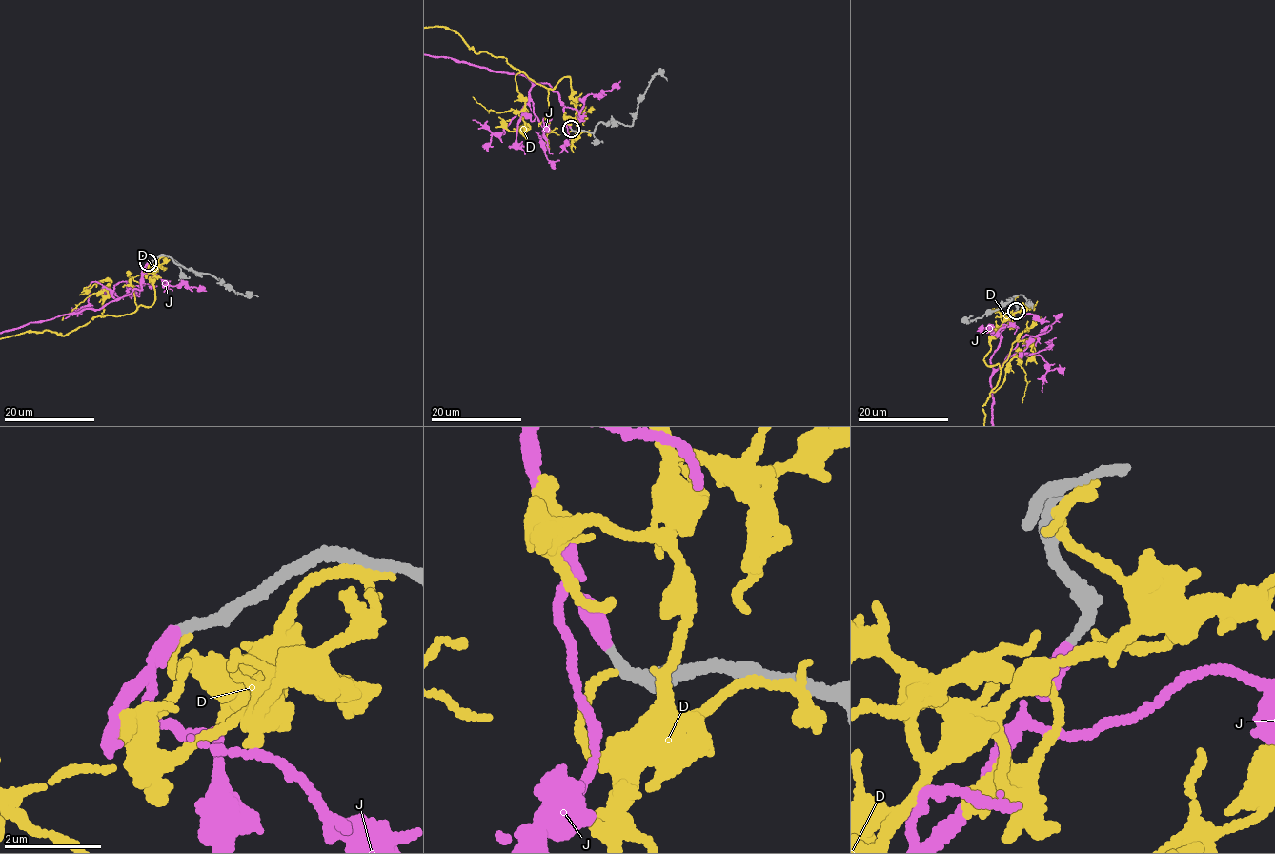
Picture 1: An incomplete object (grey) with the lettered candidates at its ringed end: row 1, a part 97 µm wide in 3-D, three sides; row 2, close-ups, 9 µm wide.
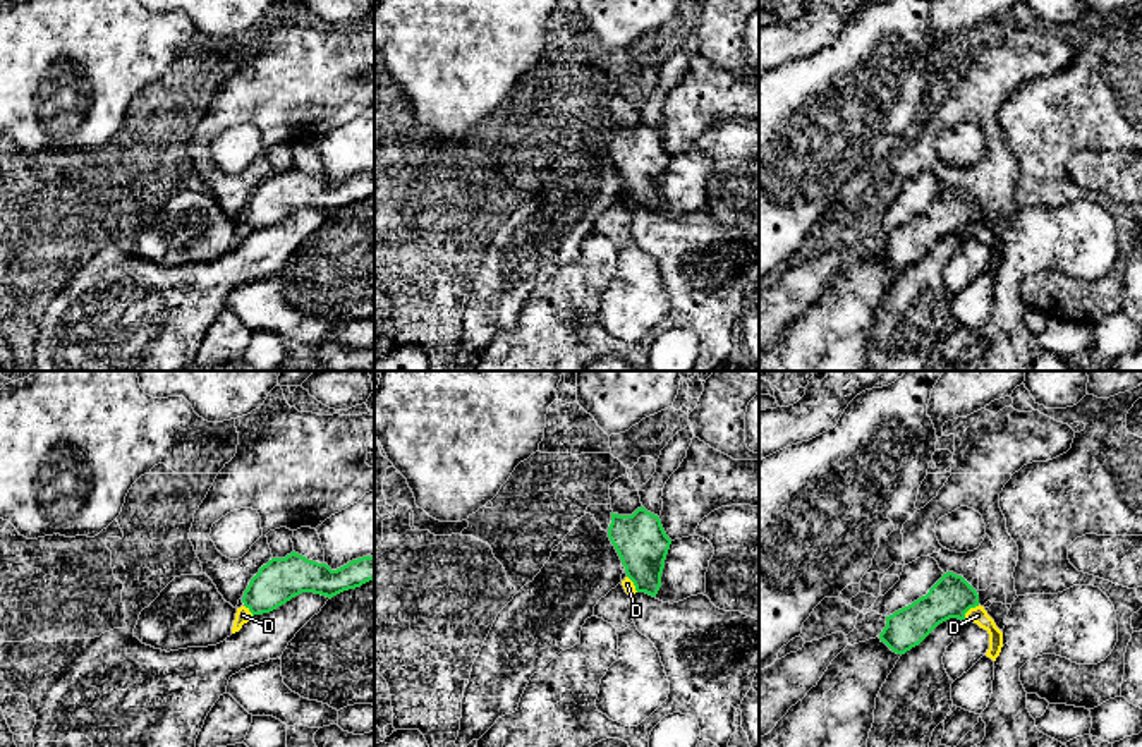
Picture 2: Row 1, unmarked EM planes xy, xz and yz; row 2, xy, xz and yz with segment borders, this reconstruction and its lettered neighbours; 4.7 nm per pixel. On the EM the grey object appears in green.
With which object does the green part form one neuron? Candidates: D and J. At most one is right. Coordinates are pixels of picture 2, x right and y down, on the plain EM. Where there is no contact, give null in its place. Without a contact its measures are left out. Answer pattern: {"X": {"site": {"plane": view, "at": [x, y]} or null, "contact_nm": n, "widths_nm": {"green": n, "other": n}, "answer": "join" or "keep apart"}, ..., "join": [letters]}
{"D": {"site": {"plane": "yz", "at": [969, 224]}, "contact_nm": 100, "widths_nm": {"green": 200, "other": 80}, "answer": "keep apart"}, "J": {"site": null, "answer": "join"}, "join": ["J"]}

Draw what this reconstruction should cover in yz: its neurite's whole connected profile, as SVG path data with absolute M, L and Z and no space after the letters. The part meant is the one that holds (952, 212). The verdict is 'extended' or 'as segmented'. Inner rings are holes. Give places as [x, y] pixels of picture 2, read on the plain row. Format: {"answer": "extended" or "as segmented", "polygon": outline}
{"answer": "as segmented", "polygon": "M946 187L926 211L886 232L879 254L893 268L905 270L939 239L950 234L965 235L965 228L975 222L979 222L977 206L962 191Z"}

